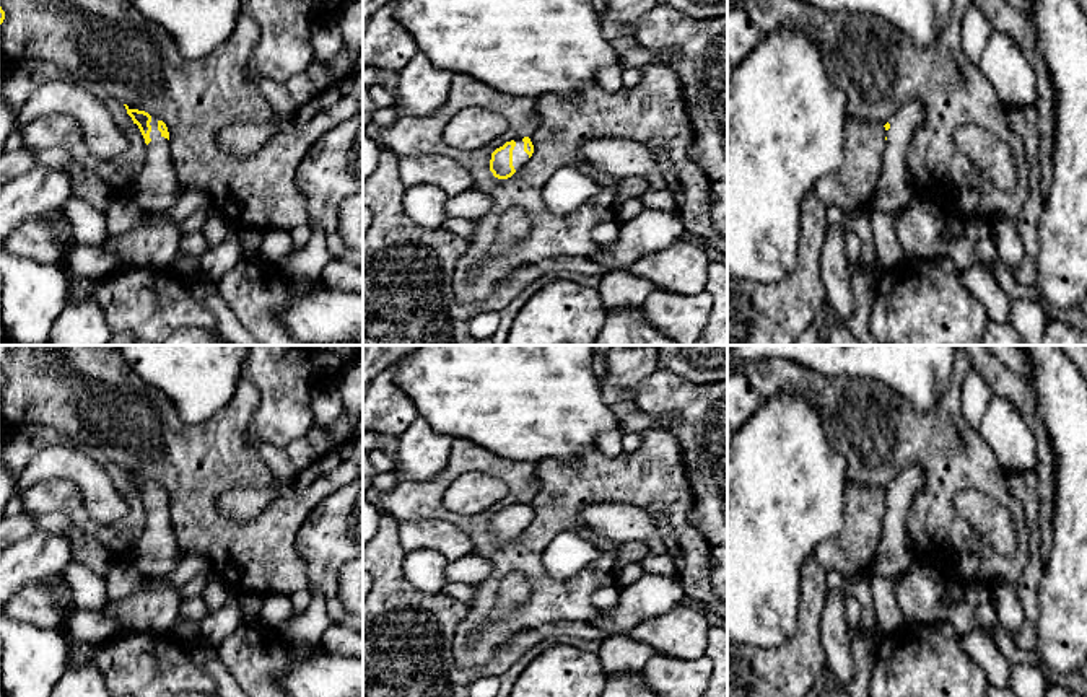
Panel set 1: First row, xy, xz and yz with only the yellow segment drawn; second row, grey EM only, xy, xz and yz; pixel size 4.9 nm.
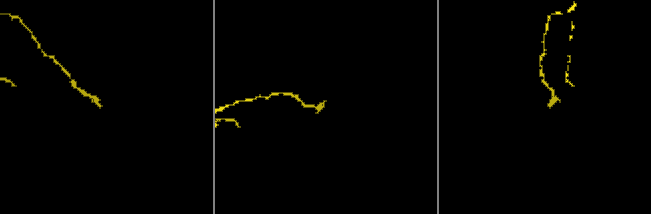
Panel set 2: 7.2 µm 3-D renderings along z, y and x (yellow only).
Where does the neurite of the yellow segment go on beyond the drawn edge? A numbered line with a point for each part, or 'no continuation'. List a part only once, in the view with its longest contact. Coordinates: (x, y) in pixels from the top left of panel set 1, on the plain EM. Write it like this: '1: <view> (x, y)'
1: xz (519, 521)

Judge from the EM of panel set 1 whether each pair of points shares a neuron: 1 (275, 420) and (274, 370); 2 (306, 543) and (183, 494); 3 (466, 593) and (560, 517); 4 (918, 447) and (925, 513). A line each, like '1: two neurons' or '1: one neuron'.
1: one neuron
2: two neurons
3: two neurons
4: one neuron

